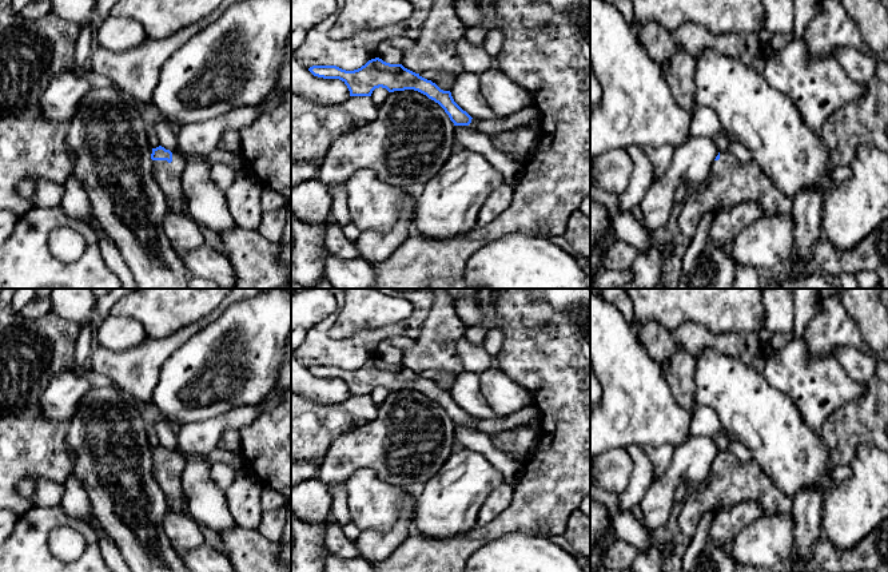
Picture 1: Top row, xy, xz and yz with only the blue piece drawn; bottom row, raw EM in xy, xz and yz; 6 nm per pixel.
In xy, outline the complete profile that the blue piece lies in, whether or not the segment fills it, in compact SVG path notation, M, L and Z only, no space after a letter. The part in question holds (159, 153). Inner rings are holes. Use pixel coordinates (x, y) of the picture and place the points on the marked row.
M159 146L152 148L154 179L164 194L171 211L180 214L186 211L186 198L182 188L182 175L186 168L186 159Z

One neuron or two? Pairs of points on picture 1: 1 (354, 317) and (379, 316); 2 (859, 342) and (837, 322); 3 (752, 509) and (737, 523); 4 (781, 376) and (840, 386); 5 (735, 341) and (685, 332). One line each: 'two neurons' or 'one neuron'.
1: one neuron
2: one neuron
3: one neuron
4: one neuron
5: one neuron

